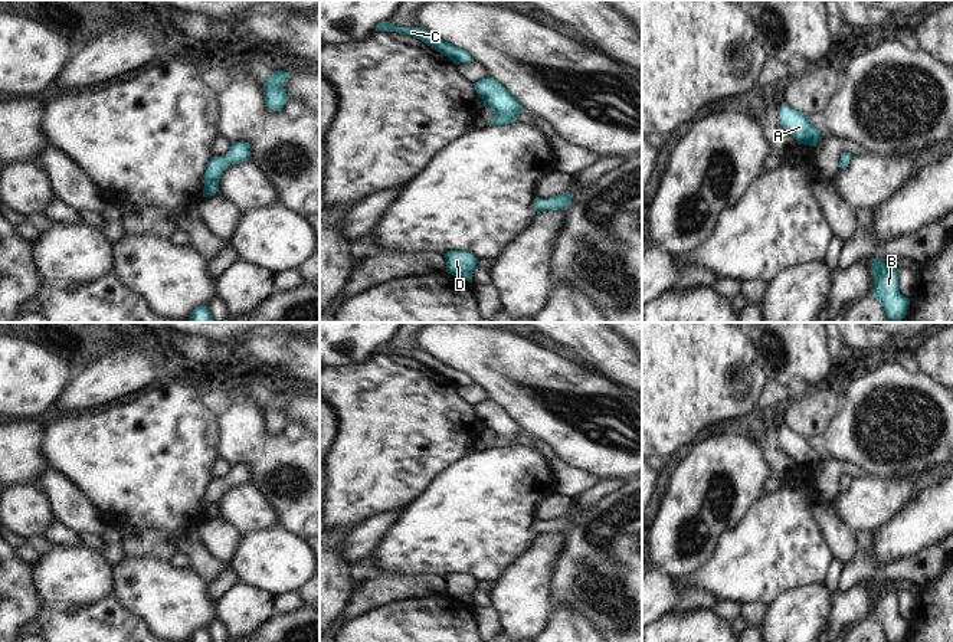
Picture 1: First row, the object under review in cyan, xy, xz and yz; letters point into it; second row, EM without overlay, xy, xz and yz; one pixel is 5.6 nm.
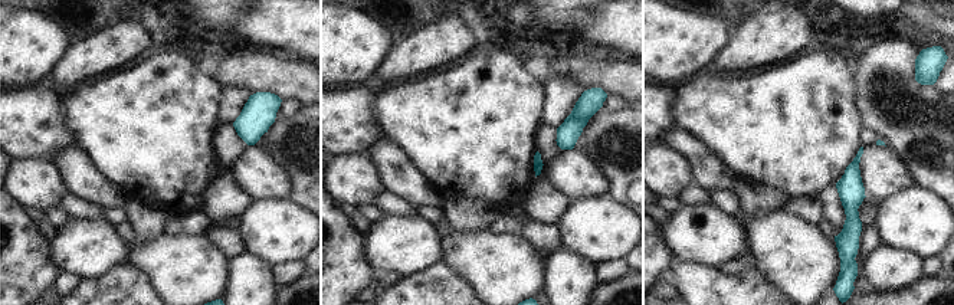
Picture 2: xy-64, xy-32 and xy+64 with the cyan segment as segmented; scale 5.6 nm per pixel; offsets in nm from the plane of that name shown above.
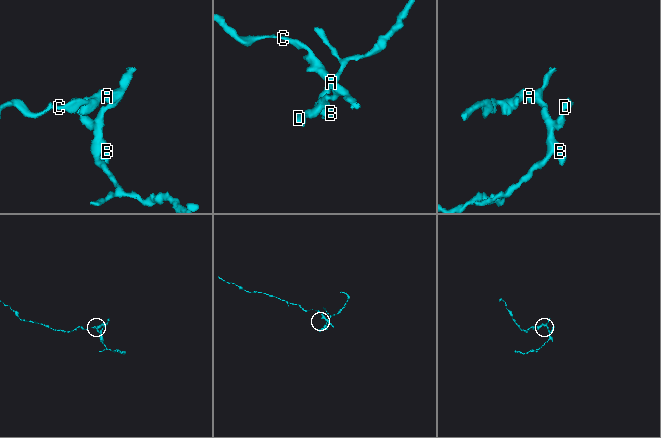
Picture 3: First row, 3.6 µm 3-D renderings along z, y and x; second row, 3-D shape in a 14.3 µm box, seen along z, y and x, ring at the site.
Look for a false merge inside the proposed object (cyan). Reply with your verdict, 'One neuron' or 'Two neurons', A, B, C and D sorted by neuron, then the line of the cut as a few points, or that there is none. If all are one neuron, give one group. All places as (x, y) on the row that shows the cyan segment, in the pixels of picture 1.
One neuron. Groups: A B C D. No split.

